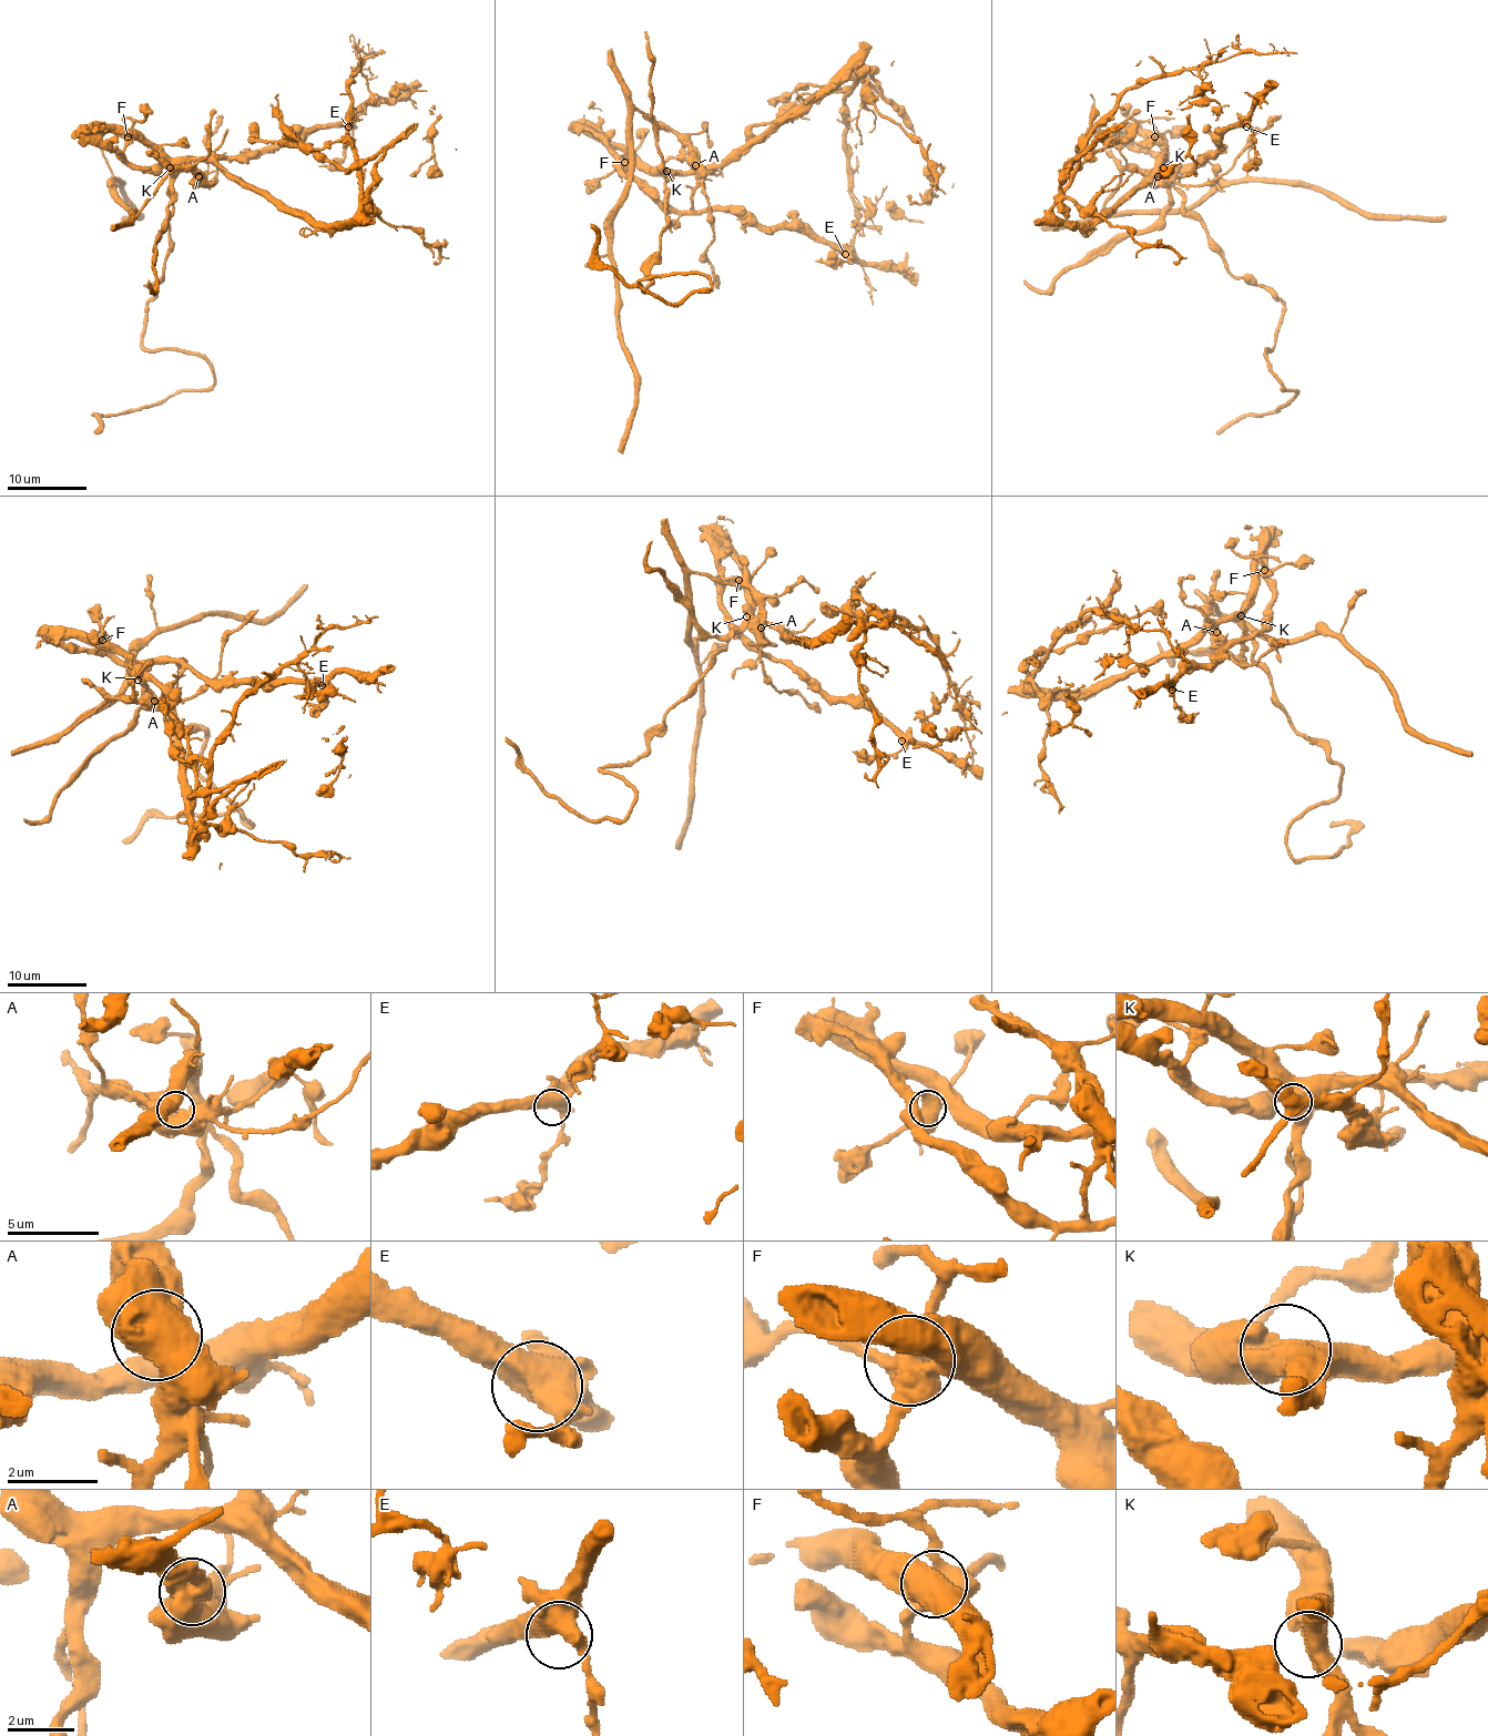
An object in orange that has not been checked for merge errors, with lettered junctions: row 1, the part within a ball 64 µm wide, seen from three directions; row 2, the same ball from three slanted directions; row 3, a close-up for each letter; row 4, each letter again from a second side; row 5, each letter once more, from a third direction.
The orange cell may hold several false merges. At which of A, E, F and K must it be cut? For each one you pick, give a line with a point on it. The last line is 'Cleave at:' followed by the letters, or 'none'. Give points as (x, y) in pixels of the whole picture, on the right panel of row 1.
A: (1158, 176)
F: (1154, 136)
Cleave at: A, F

